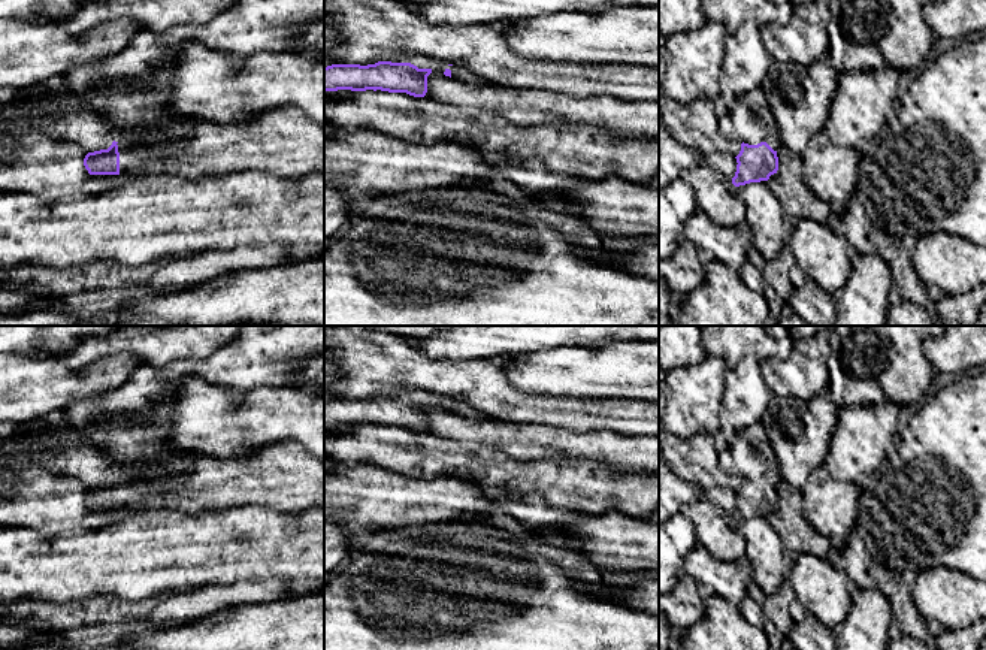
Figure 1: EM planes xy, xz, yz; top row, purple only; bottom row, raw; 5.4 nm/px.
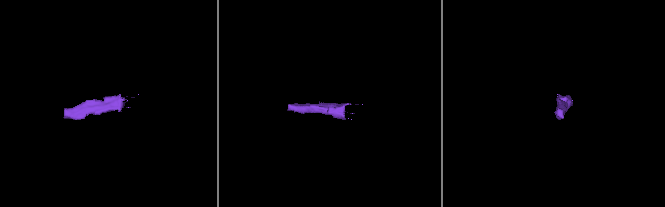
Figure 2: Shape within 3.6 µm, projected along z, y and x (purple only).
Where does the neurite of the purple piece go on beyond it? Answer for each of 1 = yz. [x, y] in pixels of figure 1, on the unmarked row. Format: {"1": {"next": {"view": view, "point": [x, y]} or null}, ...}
{"1": {"next": null}}

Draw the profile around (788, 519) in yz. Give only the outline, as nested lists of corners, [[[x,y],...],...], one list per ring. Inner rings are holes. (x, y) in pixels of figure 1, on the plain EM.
[[[786,481],[777,484],[778,505],[769,511],[768,520],[780,535],[784,547],[798,554],[814,554],[828,557],[831,541],[820,535],[805,519],[802,510],[802,495]]]

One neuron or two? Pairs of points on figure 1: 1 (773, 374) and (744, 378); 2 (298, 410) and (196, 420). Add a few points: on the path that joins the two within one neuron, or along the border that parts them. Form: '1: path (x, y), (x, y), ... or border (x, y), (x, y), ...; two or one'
1: border (759, 360), (762, 378), (773, 393); two
2: path (272, 414), (259, 420), (221, 420); one

